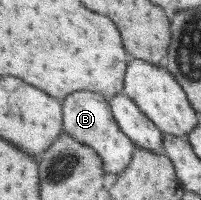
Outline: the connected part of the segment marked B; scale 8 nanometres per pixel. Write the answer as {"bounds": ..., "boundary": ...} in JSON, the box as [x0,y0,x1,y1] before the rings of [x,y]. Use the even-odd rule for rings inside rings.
{"bounds":[62,90,136,174],"boundary":[[[78,90],[65,98],[62,103],[62,128],[75,141],[92,148],[98,158],[102,160],[102,167],[106,174],[121,174],[128,164],[136,146],[127,138],[114,119],[110,101],[102,94],[90,90]]]}

